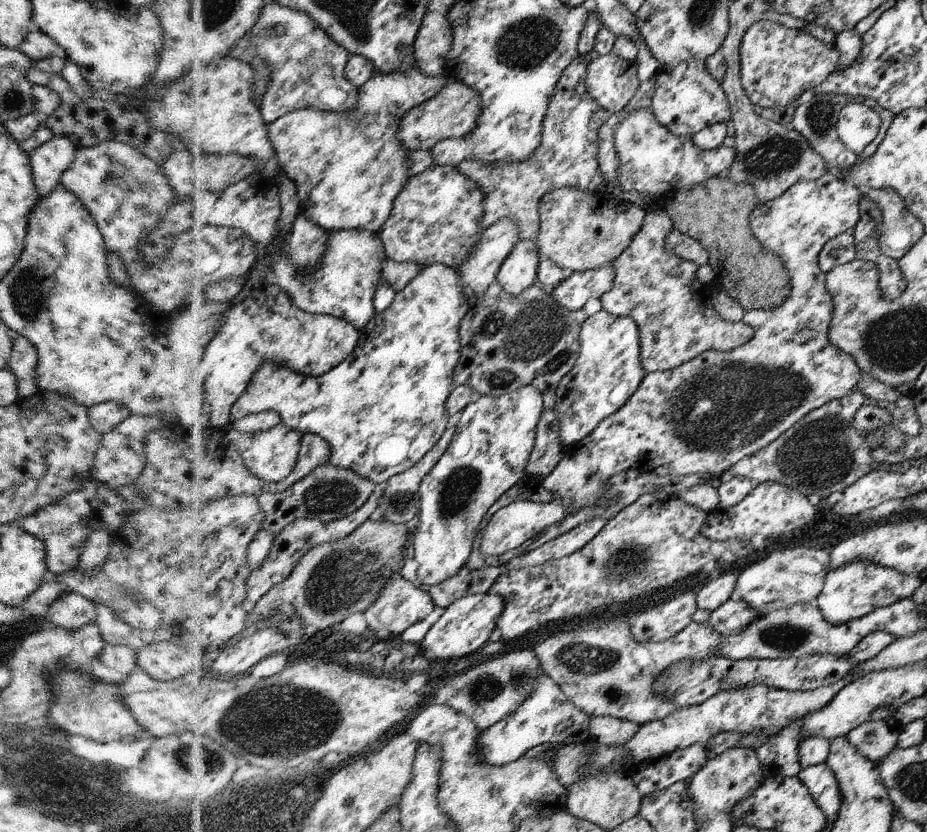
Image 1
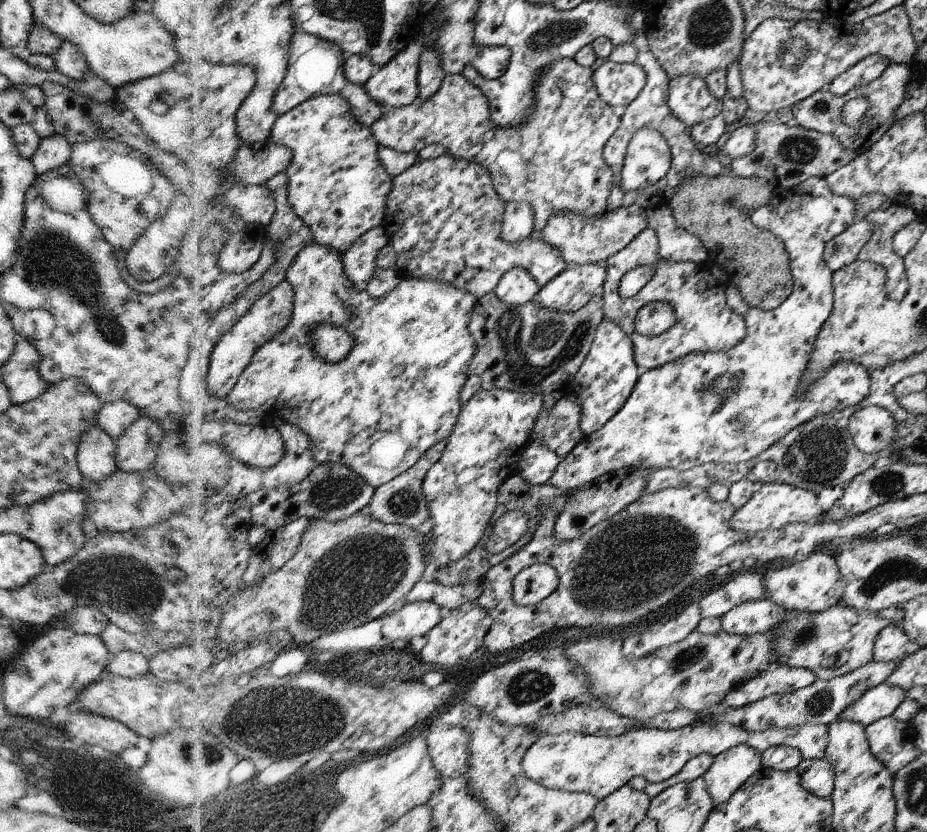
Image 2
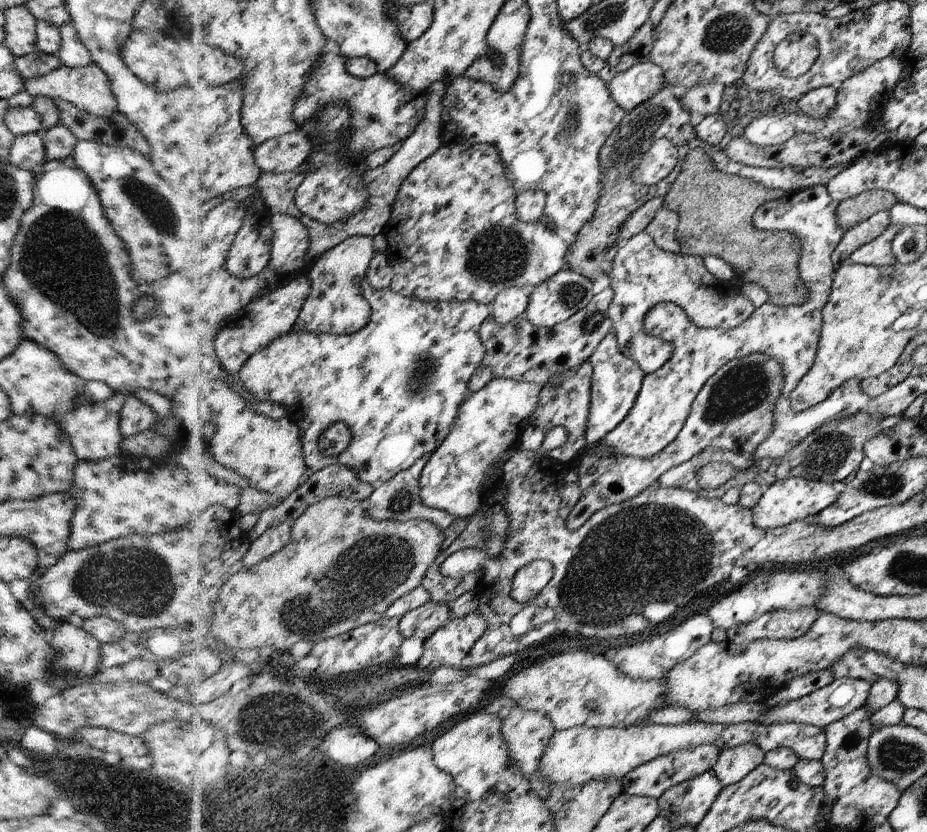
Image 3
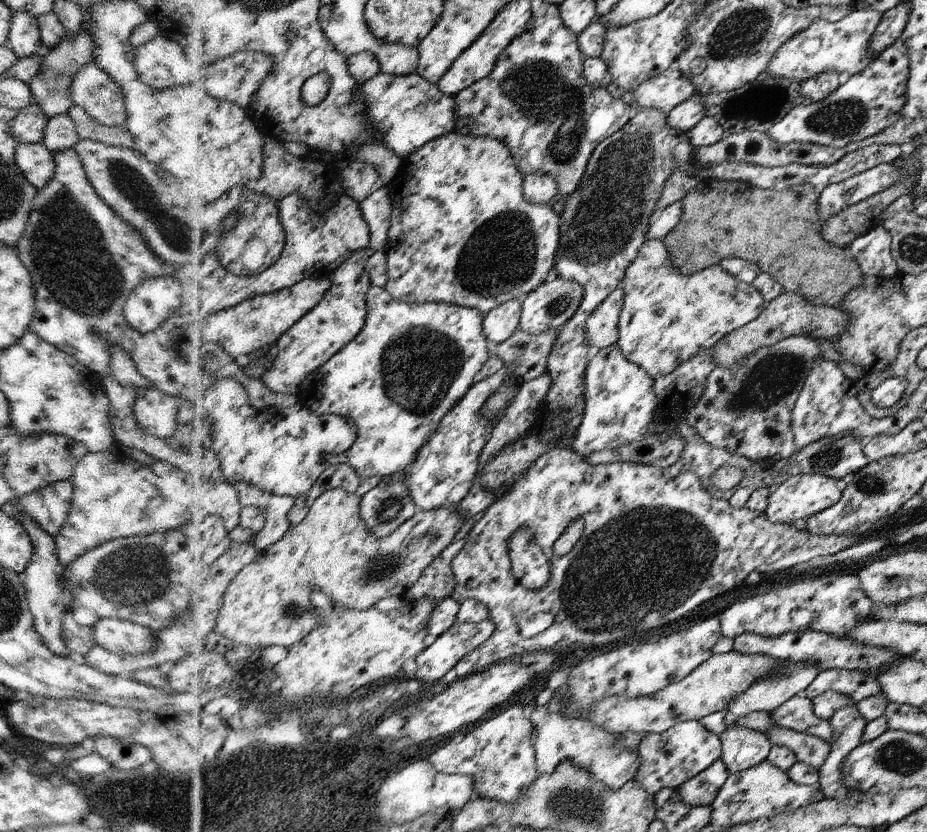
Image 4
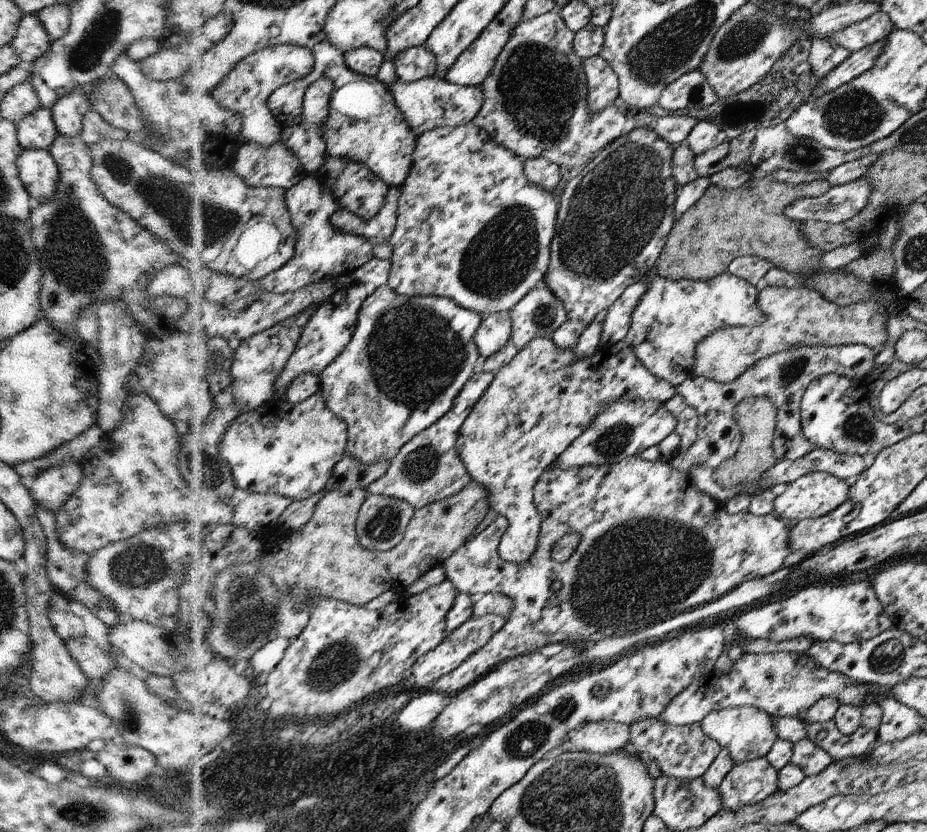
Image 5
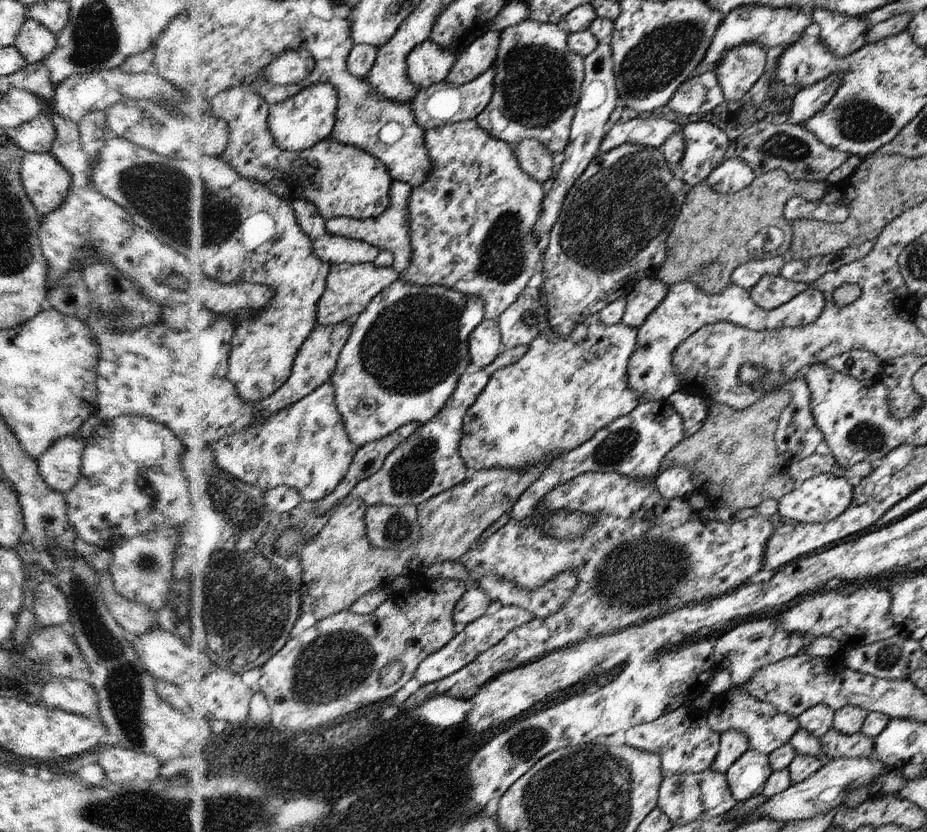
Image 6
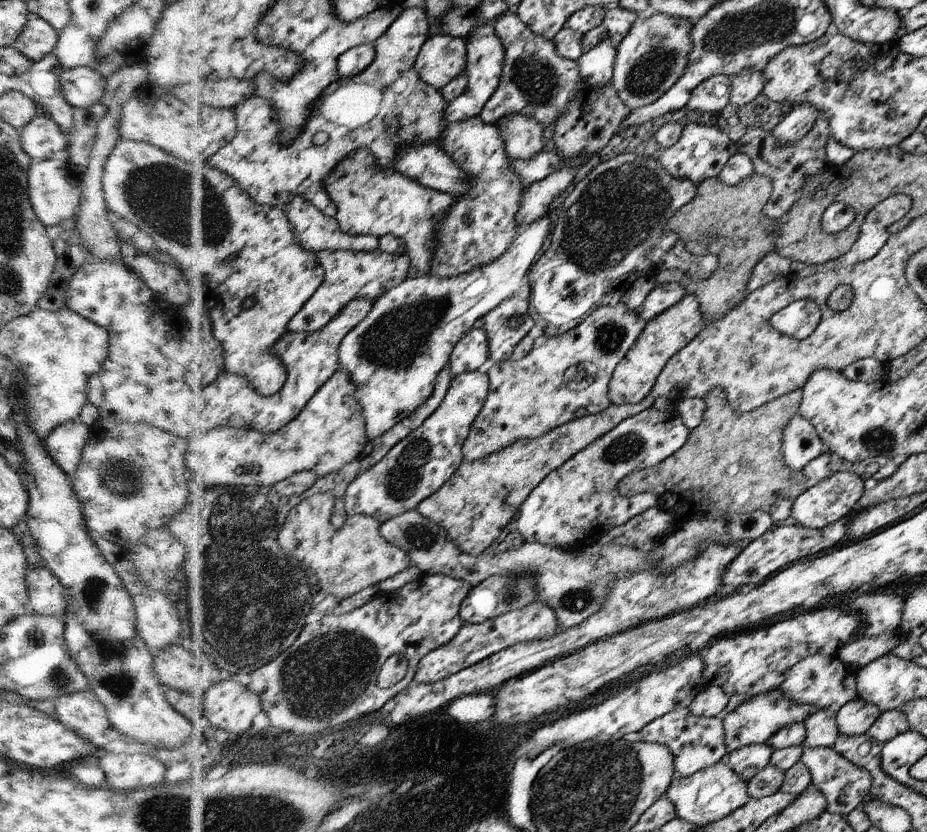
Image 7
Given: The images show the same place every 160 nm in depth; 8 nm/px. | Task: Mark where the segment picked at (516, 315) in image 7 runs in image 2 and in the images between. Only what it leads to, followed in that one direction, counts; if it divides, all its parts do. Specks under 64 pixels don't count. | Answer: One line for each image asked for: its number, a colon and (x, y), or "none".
2: (575, 288)
3: (564, 294)
4: (550, 305)
5: (542, 313)
6: (522, 321)

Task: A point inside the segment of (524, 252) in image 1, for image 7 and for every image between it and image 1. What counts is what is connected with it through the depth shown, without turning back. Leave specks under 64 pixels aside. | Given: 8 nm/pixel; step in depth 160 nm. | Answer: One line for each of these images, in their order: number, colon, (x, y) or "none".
2: (517, 287)
3: (510, 303)
4: (500, 324)
5: (494, 334)
6: (486, 343)
7: (473, 349)

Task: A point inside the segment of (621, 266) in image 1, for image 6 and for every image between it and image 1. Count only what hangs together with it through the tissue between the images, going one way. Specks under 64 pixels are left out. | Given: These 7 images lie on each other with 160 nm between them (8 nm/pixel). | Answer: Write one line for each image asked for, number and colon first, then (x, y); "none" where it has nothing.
2: (705, 322)
3: (643, 274)
4: (667, 318)
5: (675, 316)
6: (650, 372)

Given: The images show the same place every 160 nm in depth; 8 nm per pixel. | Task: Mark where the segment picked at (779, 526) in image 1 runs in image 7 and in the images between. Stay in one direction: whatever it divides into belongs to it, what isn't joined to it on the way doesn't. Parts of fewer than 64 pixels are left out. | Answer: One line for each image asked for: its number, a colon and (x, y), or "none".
2: (775, 506)
3: (786, 501)
4: (799, 496)
5: (817, 494)
6: (824, 498)
7: (834, 498)

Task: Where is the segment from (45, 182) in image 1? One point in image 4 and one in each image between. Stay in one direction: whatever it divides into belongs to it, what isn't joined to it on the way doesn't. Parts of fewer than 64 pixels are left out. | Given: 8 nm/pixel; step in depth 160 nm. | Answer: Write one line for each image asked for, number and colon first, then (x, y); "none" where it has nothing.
2: (53, 152)
3: (59, 141)
4: (61, 133)

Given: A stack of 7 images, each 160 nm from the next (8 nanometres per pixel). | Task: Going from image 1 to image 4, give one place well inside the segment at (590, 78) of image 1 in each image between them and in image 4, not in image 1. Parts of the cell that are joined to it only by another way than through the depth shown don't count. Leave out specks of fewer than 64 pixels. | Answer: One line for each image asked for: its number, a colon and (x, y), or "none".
2: (618, 84)
3: (632, 87)
4: (663, 92)

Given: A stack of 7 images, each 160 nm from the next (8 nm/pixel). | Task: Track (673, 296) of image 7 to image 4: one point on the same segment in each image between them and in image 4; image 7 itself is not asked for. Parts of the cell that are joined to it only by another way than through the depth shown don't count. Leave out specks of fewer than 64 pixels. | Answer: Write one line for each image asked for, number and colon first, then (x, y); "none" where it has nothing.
4: (602, 328)
5: (616, 322)
6: (647, 295)

